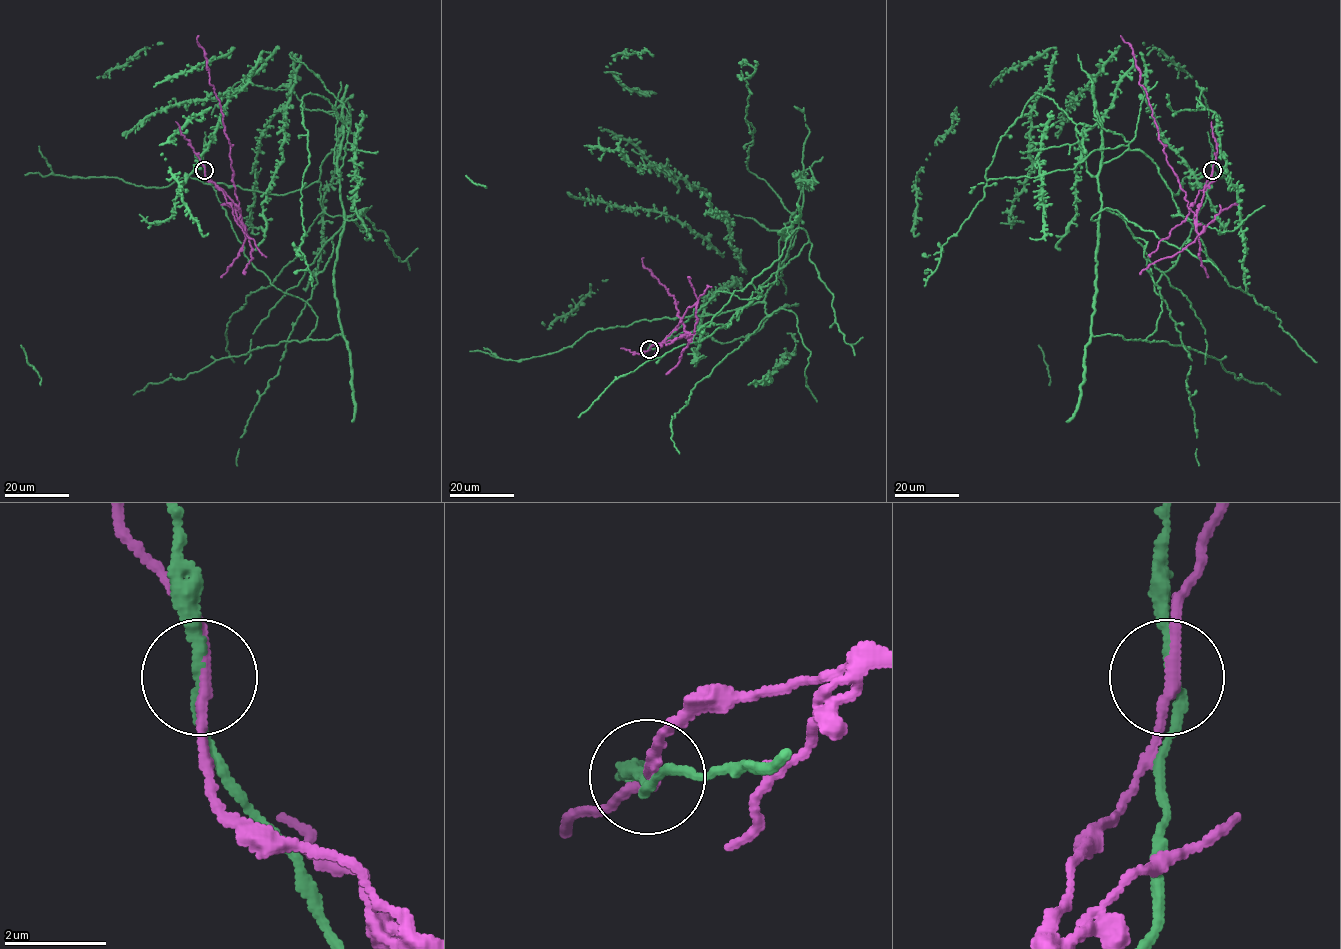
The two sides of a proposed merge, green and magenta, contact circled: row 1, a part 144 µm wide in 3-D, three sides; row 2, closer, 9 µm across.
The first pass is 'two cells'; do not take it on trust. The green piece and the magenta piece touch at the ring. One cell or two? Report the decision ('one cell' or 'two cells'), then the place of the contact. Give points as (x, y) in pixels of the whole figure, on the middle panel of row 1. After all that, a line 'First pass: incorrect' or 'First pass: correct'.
two cells; at (649, 349)
First pass: correct

